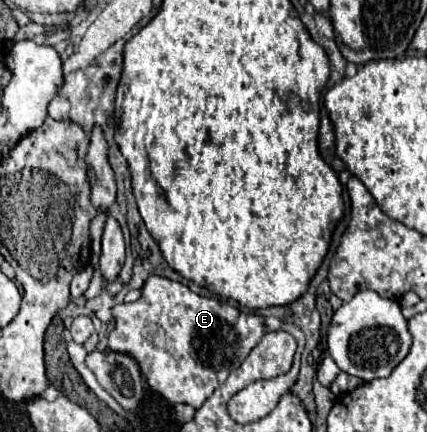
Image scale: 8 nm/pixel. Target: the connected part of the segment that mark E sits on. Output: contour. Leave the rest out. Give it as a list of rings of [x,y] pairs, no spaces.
[[[149,276],[141,298],[131,304],[123,302],[113,306],[113,318],[115,330],[111,332],[109,348],[135,358],[149,388],[171,404],[183,402],[199,408],[211,396],[211,392],[227,380],[229,372],[241,366],[261,336],[271,330],[289,332],[297,340],[297,352],[291,370],[283,376],[281,386],[275,386],[275,400],[269,400],[269,406],[259,406],[263,414],[275,408],[279,398],[291,390],[299,374],[299,358],[305,346],[305,336],[295,324],[275,316],[243,314],[219,298],[199,296],[185,284],[169,278]]]

